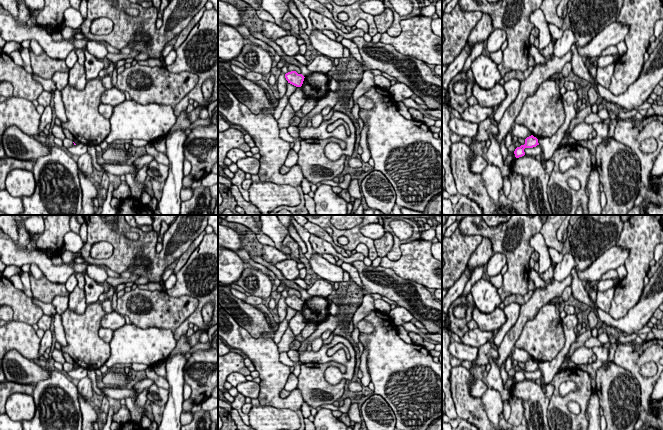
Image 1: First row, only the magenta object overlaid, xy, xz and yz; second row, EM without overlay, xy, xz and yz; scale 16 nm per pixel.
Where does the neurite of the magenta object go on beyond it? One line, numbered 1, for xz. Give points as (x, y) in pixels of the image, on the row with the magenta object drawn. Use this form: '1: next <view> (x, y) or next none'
1: next none

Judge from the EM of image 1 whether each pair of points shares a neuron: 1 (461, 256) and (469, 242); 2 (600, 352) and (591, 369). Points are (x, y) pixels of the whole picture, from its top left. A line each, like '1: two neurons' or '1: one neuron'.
1: one neuron
2: one neuron

